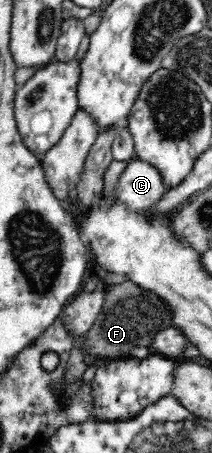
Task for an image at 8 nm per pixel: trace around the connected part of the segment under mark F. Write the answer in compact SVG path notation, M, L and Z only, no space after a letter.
M125 281L122 284L103 288L104 308L96 324L85 334L84 347L90 362L102 361L108 357L128 356L136 347L149 347L157 331L170 328L169 309L153 293Z

